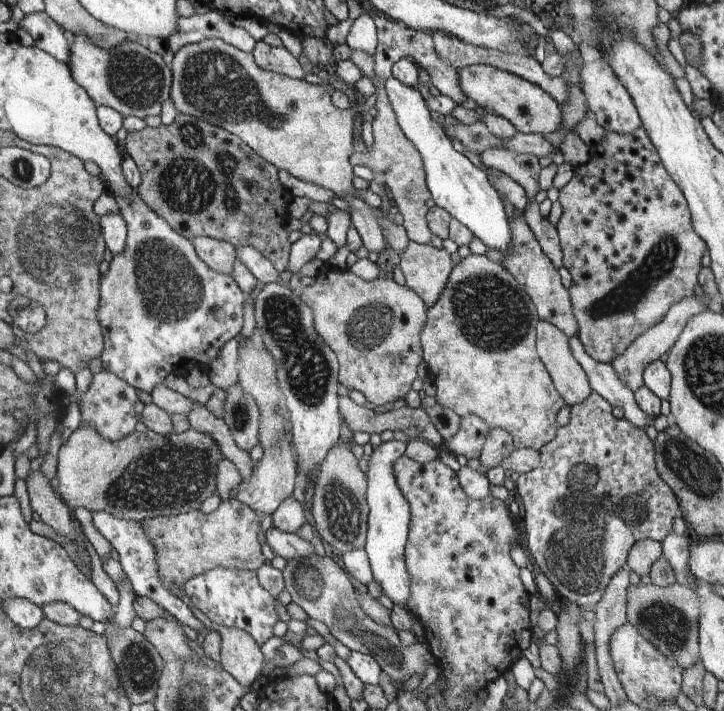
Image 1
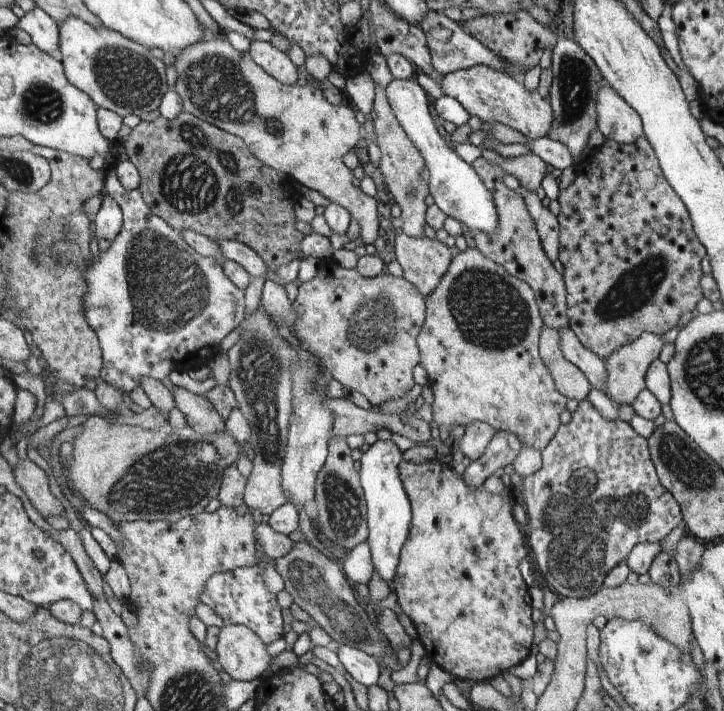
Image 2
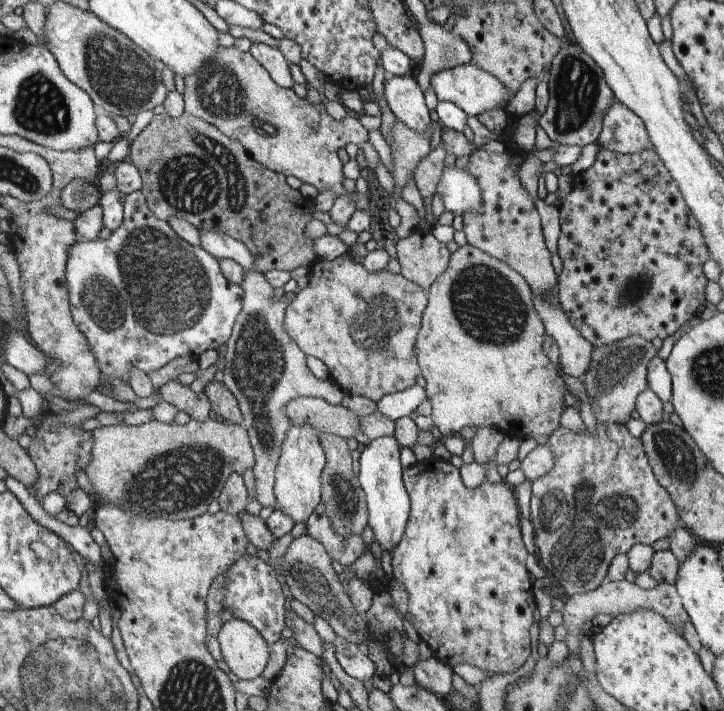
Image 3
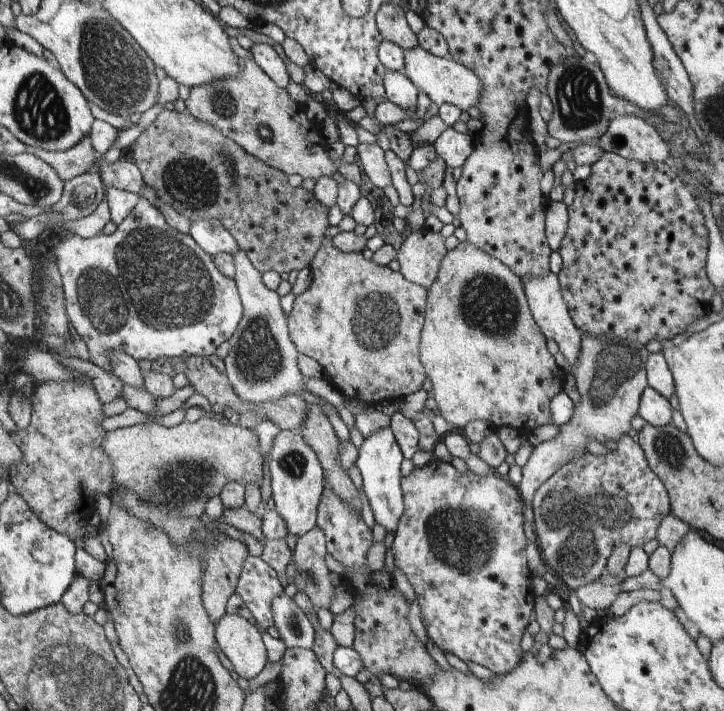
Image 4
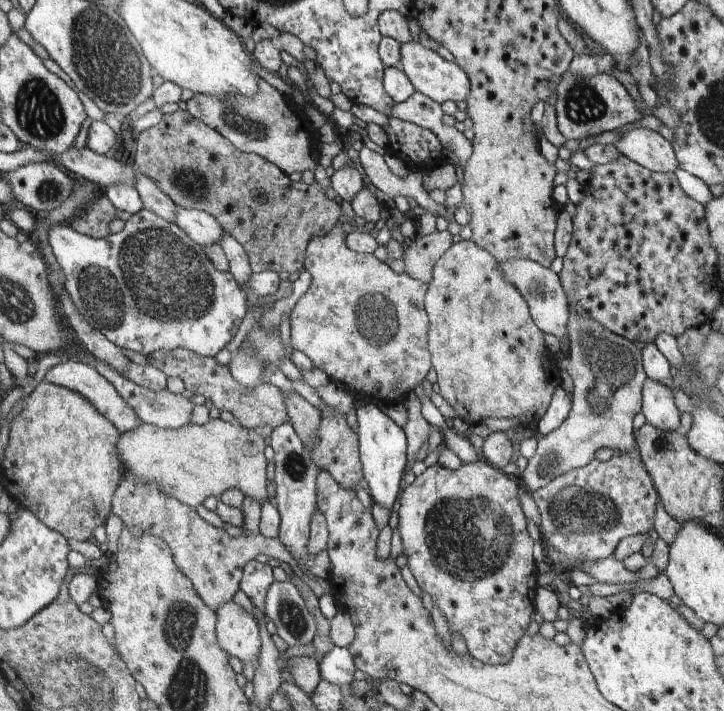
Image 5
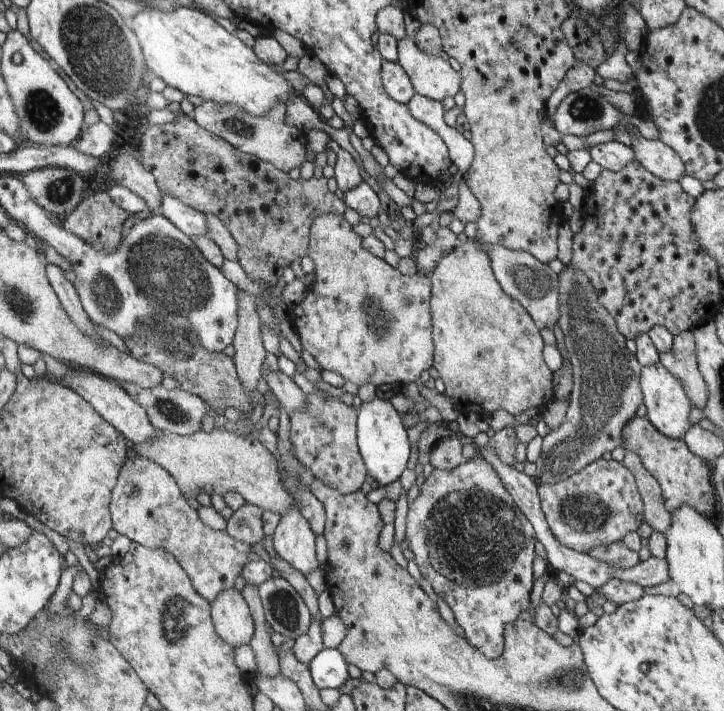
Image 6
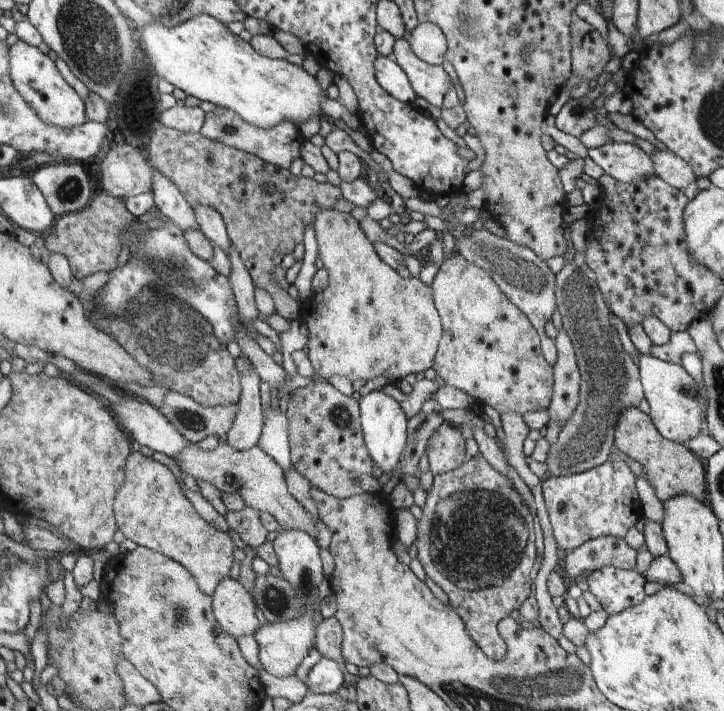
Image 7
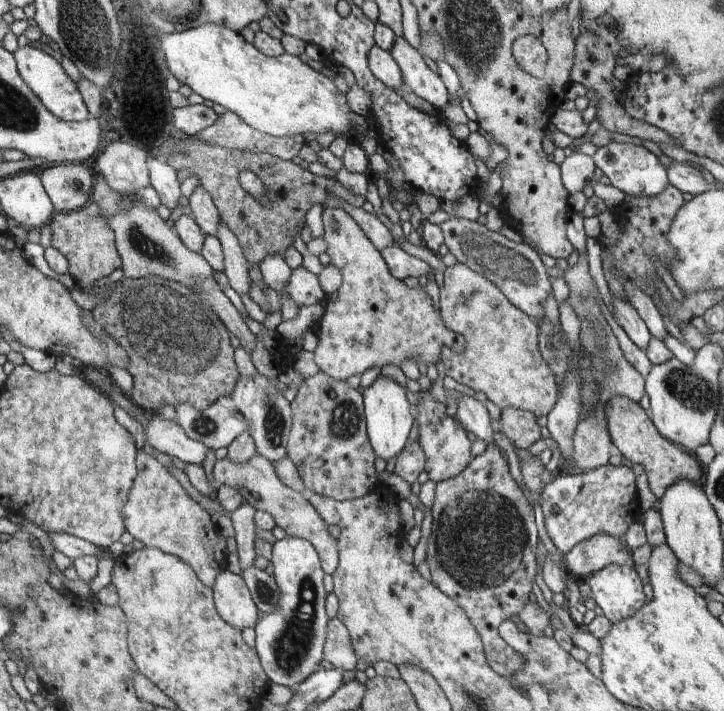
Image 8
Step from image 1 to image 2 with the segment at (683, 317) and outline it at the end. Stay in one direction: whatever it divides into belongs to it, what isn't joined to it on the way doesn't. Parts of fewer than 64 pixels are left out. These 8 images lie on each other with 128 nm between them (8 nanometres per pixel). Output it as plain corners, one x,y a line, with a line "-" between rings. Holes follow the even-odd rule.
644,331
639,334
636,340
619,346
618,349
603,359
607,372
605,378
606,387
603,388
603,392
616,408
620,408
624,404
632,405
636,397
645,389
646,371
650,364
652,364
652,361
658,359
658,354
660,354
660,350
664,344
661,335

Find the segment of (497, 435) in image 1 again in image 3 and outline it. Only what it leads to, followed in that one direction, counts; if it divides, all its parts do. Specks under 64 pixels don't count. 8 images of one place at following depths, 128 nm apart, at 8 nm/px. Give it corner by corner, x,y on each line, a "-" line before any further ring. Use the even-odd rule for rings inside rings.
506,436
504,442
500,443
498,453
488,463
480,464
473,461
472,463
462,463
459,470
462,474
463,481
468,487
476,488
486,480
486,469
489,465
497,467
500,464
510,464
512,460
517,459
519,447
519,438

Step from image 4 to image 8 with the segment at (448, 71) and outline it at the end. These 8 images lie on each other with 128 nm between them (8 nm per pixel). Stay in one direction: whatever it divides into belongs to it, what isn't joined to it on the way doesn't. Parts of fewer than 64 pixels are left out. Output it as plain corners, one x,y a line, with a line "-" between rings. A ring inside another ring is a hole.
403,36
395,37
391,55
399,63
404,84
406,83
406,86
409,86
420,98
430,102
436,109
442,110
448,100
446,86
438,73
426,66
420,53
412,48

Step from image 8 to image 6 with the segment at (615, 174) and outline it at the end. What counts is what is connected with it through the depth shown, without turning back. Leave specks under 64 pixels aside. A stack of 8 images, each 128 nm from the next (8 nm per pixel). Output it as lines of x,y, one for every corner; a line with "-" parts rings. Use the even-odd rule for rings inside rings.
622,142
600,143
588,149
591,160
596,161
606,170
618,172
636,161
632,146
629,147

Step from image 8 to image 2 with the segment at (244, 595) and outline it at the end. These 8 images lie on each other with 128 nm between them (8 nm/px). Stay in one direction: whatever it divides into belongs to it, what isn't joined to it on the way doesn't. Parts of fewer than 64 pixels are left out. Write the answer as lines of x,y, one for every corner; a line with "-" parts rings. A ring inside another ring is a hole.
227,624
221,628
214,653
235,681
258,679
270,664
266,643
244,625

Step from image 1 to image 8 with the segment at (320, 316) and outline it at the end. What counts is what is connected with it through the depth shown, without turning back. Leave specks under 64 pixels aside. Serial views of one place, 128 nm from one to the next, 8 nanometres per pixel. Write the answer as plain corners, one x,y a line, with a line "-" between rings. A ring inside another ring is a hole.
338,207
324,208
321,217
325,226
323,237
328,244
326,252
331,258
331,264
341,270
343,279
337,290
336,301
324,301
325,313
316,325
319,343
314,351
314,360
320,371
331,375
333,379
346,381
350,376
362,375
373,366
382,368
386,364
394,364
400,367
402,362
408,359
415,360
417,364
424,362
427,366
435,364
438,358
442,357
442,350
447,347
457,353
464,352
465,338
448,330
442,315
434,310
425,287
411,289
404,281
394,278
381,252
348,212

